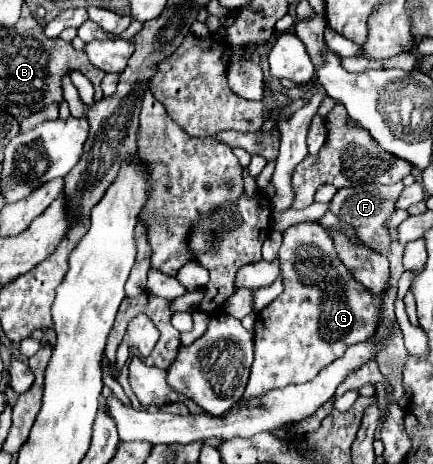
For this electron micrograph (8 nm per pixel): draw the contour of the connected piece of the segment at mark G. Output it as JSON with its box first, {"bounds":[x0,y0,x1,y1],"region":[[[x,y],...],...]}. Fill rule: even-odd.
{"bounds":[243,221,381,401],"region":[[[319,221],[297,223],[283,231],[279,261],[285,291],[257,315],[255,361],[251,365],[251,375],[243,393],[243,401],[261,397],[277,387],[287,387],[291,383],[307,383],[315,379],[323,367],[343,357],[347,347],[367,341],[375,333],[381,317],[381,301],[375,301],[375,297],[371,297],[371,293],[367,293],[367,289],[363,289],[363,285],[355,281],[351,271],[337,257],[331,241],[333,237],[329,235],[329,229],[323,227]]]}

